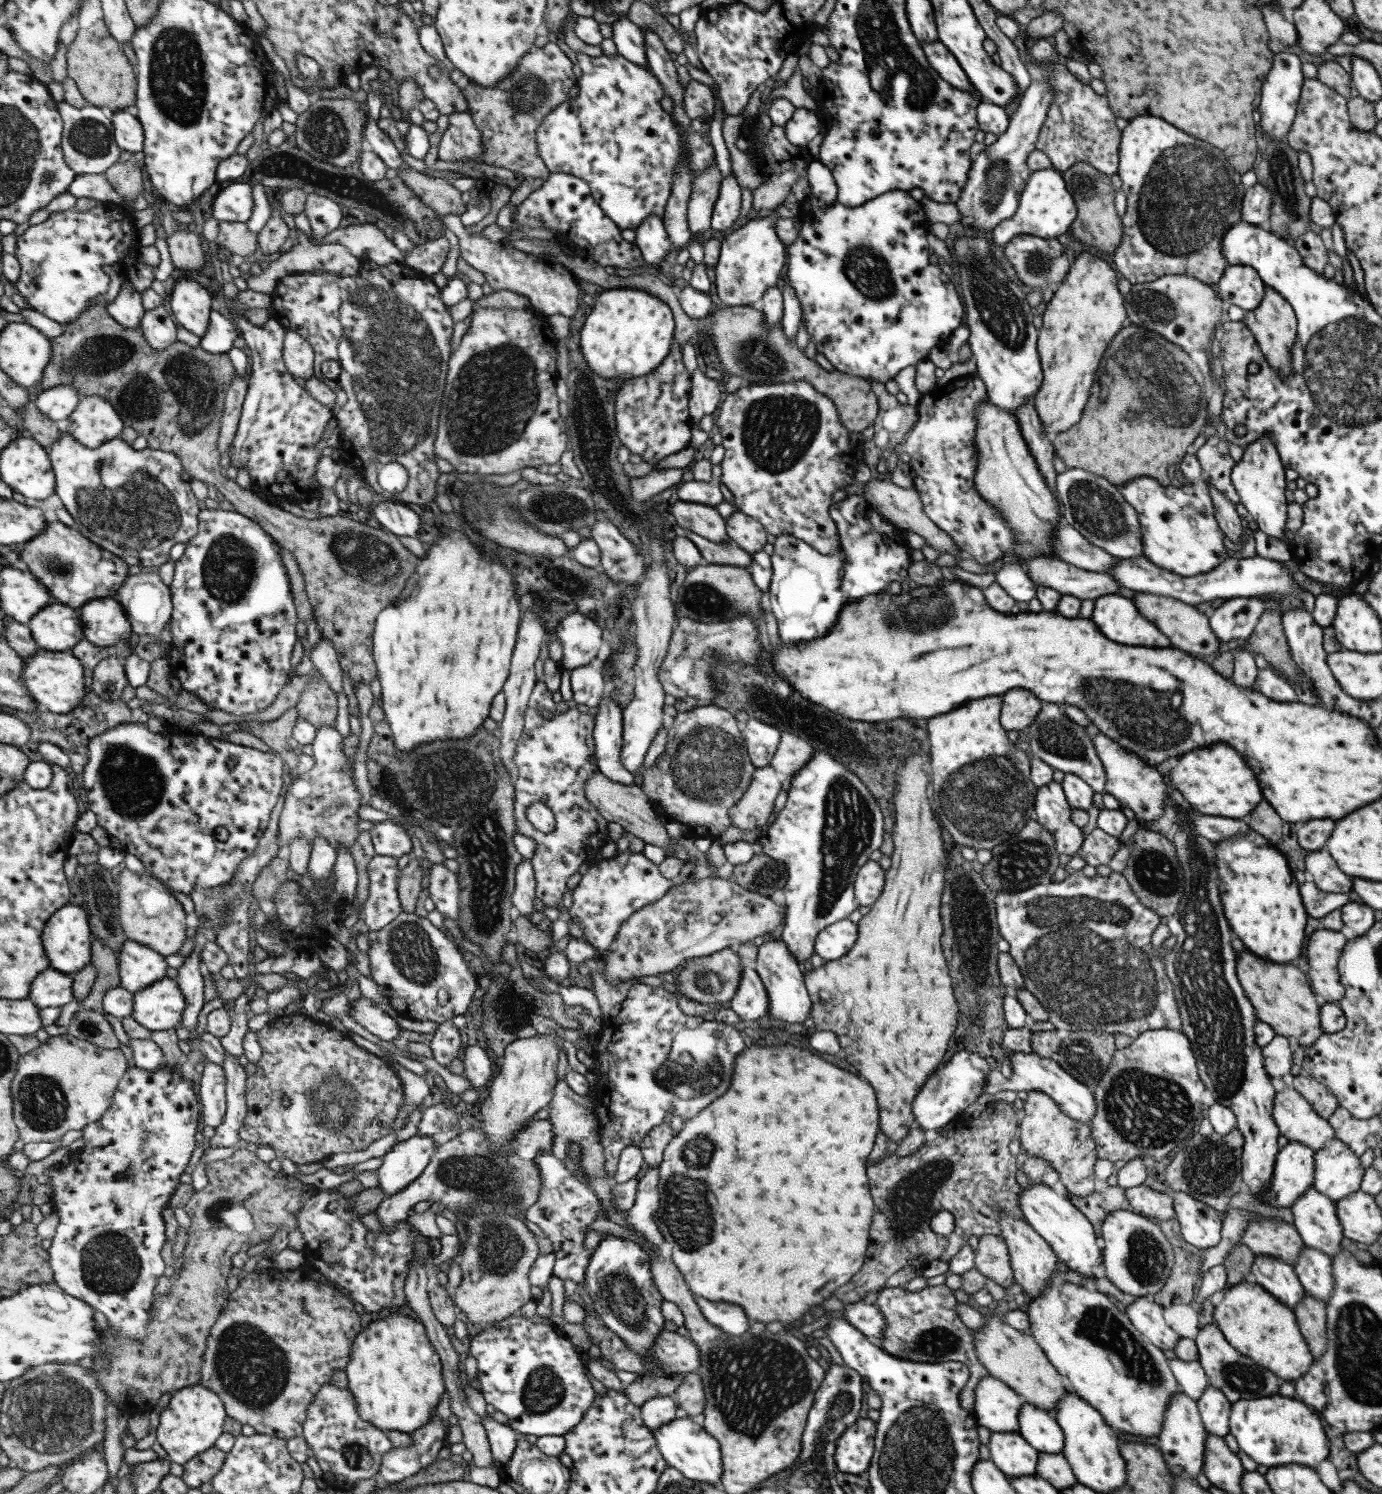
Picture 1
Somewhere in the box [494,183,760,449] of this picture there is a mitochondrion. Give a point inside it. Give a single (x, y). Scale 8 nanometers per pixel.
(596, 415)

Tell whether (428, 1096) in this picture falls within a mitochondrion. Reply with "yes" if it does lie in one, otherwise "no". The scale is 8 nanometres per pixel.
no

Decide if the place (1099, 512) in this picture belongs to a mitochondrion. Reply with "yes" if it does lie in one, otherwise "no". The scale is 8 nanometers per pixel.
yes

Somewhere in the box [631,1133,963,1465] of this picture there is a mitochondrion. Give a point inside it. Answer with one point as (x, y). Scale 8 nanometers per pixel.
(741, 1375)

